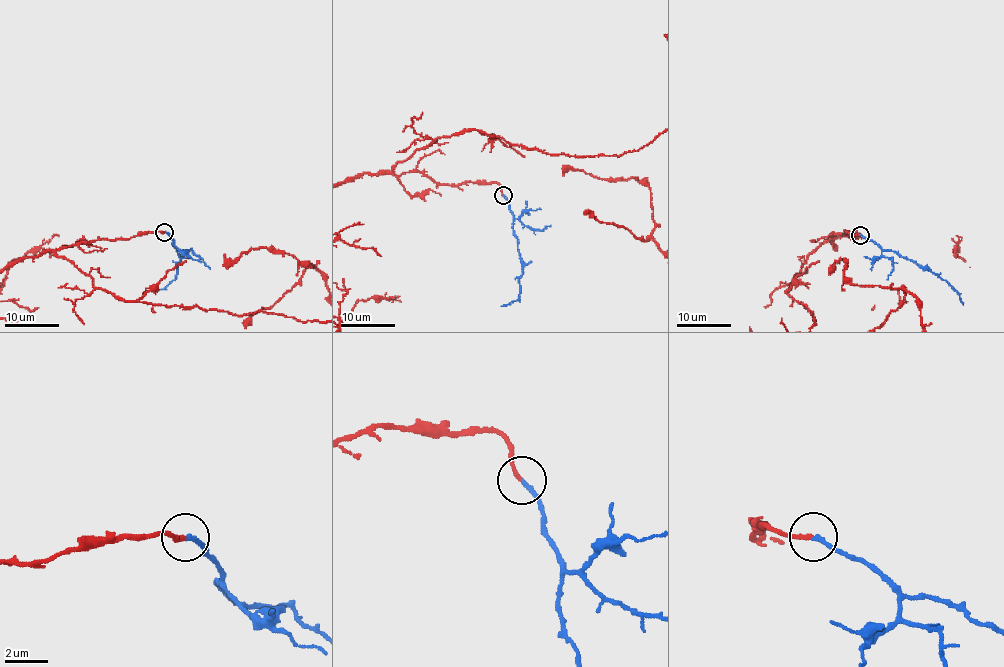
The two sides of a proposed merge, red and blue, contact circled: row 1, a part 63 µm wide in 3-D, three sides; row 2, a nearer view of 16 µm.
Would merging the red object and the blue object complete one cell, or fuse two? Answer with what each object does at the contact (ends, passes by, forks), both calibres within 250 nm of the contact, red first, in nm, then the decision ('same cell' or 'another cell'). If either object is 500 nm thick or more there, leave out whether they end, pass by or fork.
red ends; blue ends; calibres 180 and 200 nm; same cell

